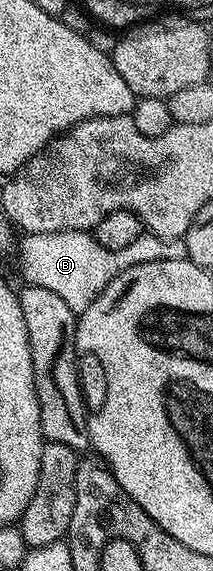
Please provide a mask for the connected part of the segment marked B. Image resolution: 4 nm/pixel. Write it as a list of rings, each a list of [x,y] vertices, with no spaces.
[[[56,231],[55,233],[25,233],[19,239],[21,275],[30,287],[51,289],[75,313],[86,311],[98,295],[119,273],[140,263],[151,261],[179,261],[188,259],[184,238],[160,239],[143,233],[127,249],[103,249],[89,231]]]

